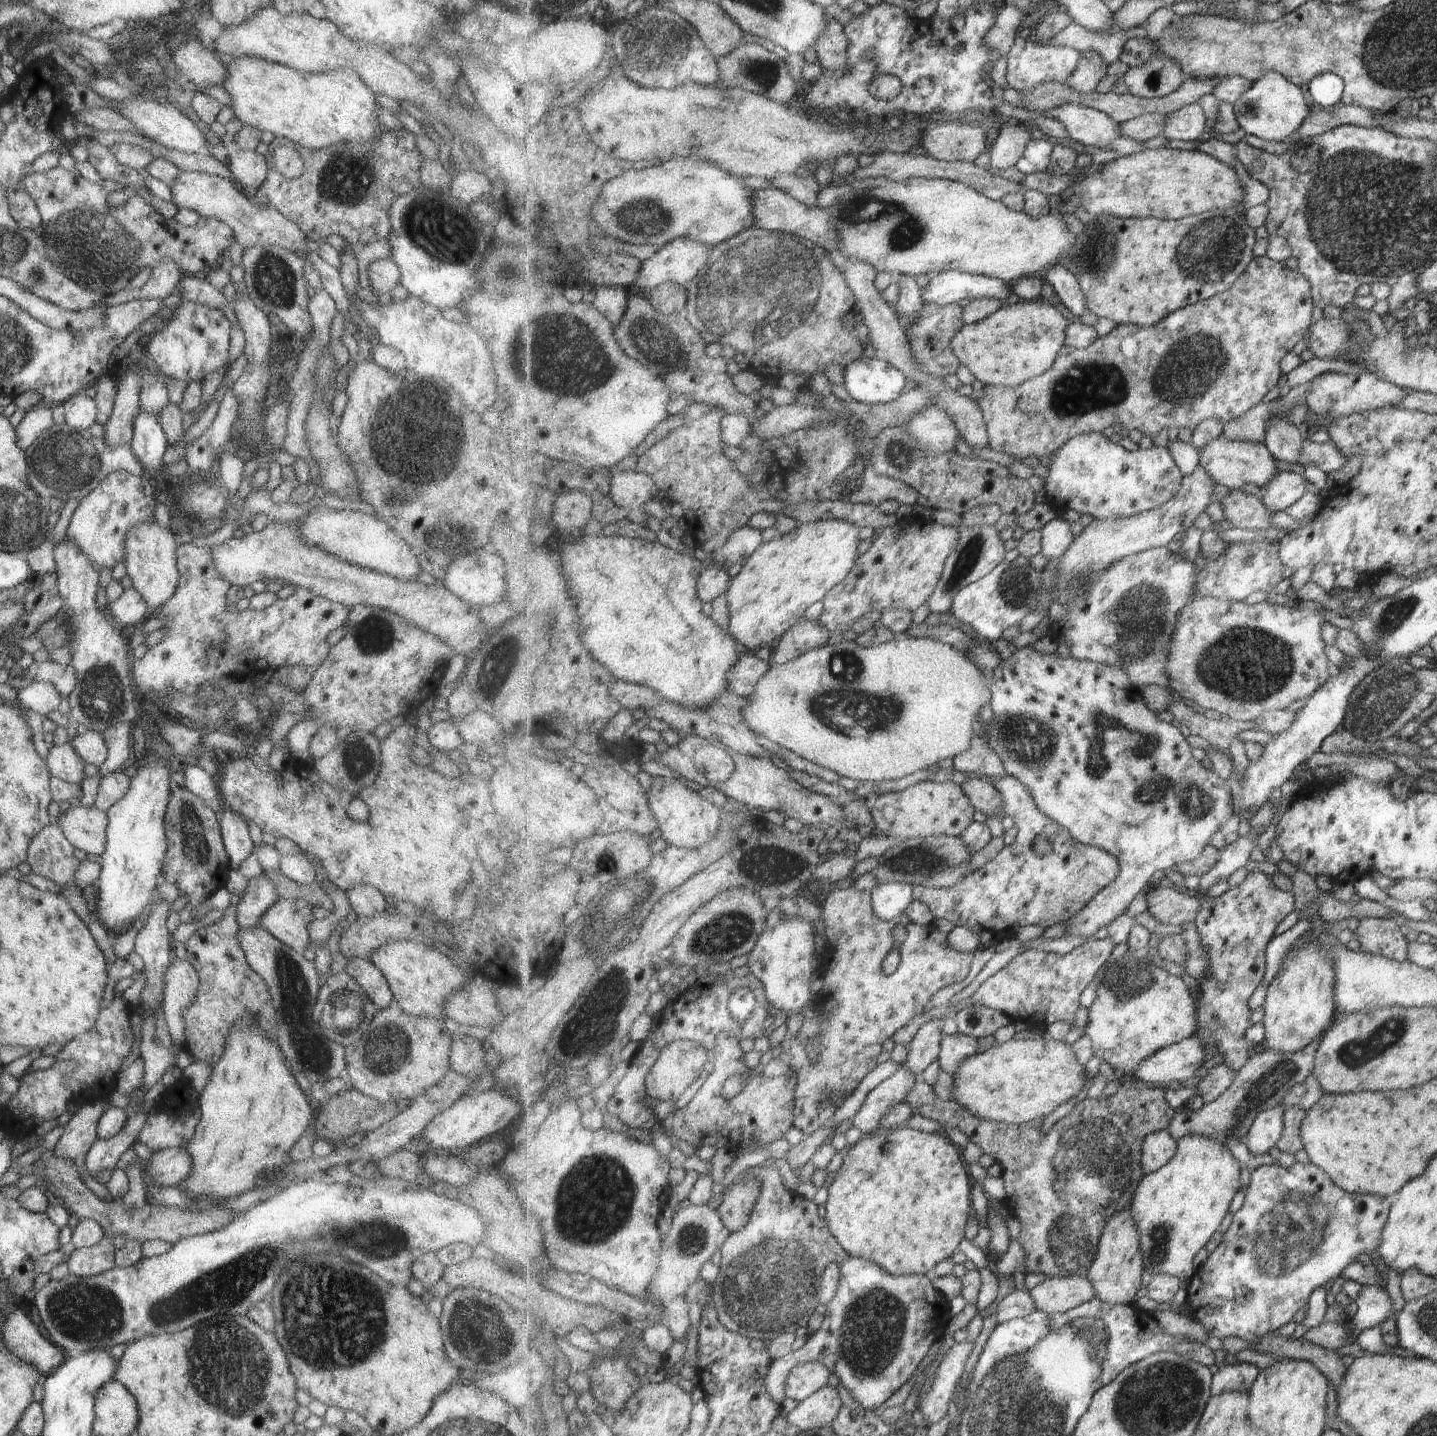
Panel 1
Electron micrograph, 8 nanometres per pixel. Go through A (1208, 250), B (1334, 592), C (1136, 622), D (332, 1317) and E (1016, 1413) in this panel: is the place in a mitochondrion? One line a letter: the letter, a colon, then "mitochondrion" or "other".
A: mitochondrion
B: other
C: mitochondrion
D: mitochondrion
E: mitochondrion

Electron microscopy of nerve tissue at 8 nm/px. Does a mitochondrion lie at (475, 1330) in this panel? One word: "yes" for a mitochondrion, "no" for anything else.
yes

